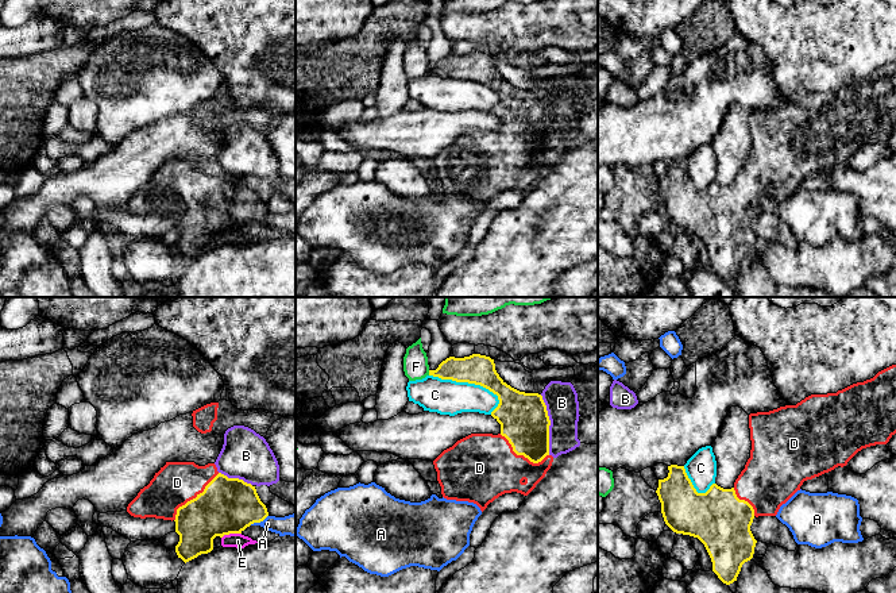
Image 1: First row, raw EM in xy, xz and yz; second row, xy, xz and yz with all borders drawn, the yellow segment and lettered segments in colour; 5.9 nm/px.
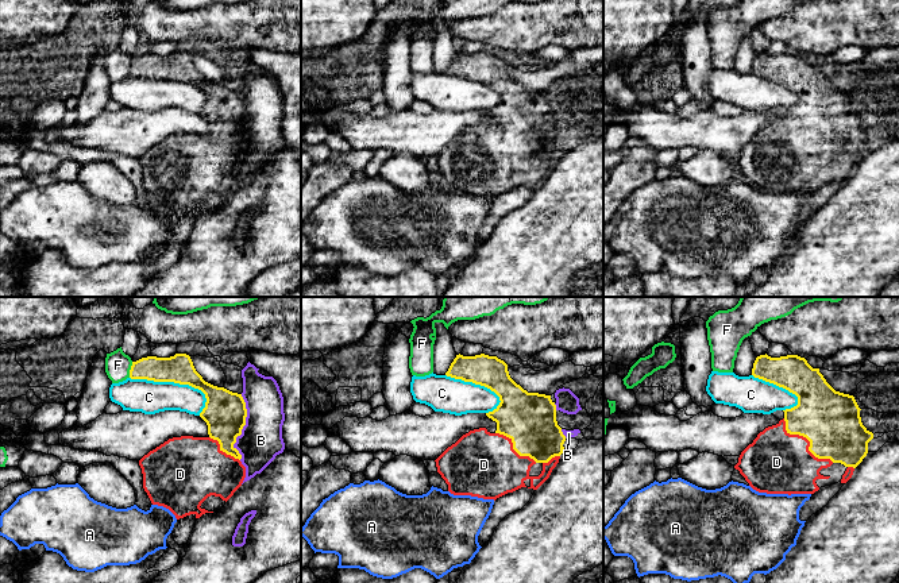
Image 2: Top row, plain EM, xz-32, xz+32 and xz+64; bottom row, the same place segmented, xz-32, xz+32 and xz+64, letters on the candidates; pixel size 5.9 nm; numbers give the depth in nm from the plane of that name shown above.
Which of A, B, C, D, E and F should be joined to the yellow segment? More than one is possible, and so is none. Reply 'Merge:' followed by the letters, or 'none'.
Merge: D

